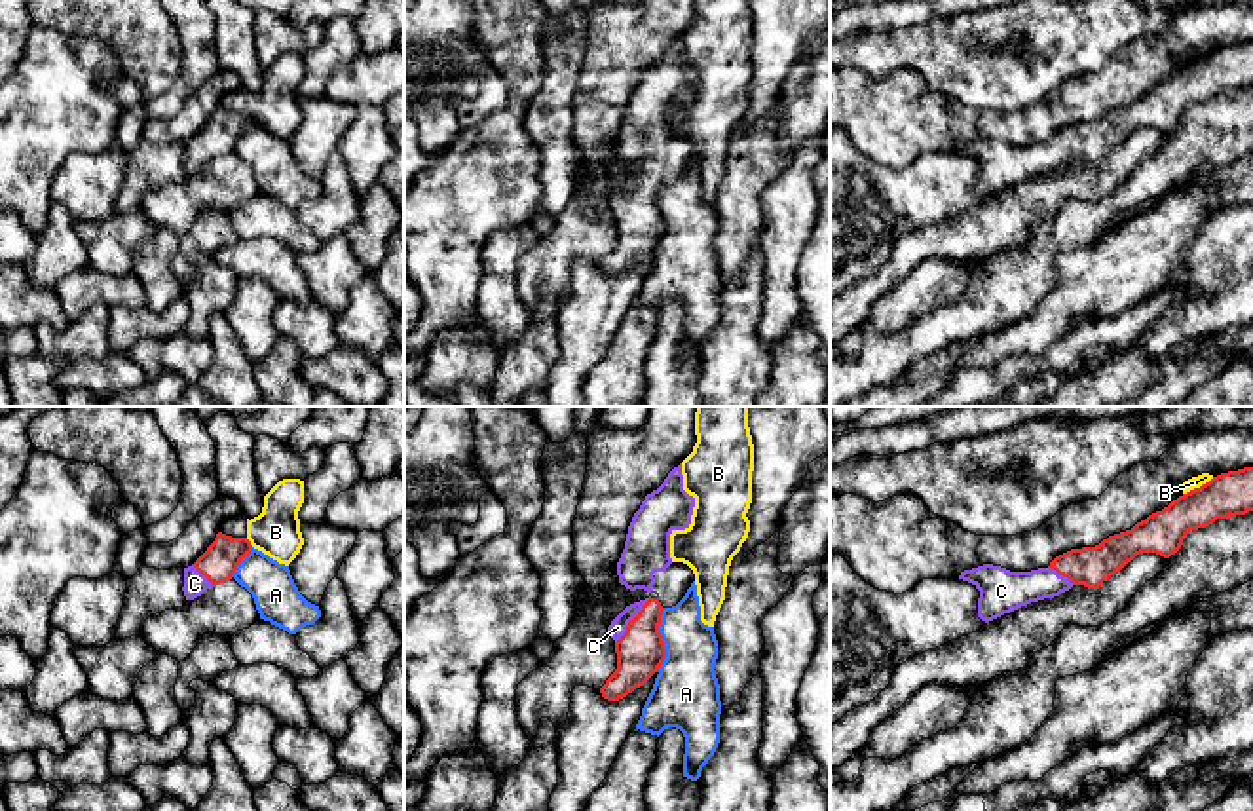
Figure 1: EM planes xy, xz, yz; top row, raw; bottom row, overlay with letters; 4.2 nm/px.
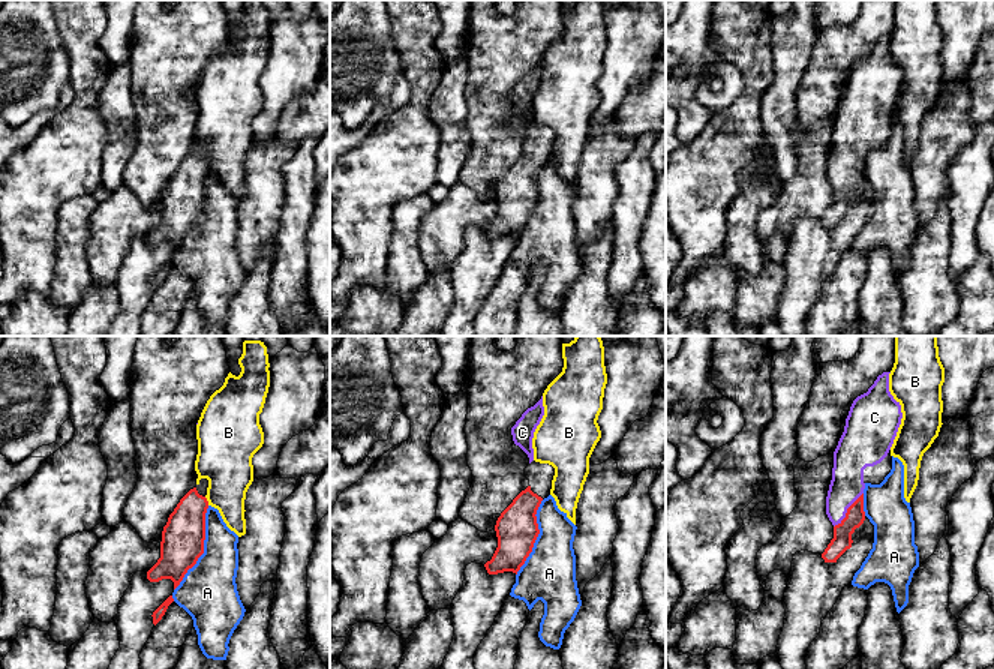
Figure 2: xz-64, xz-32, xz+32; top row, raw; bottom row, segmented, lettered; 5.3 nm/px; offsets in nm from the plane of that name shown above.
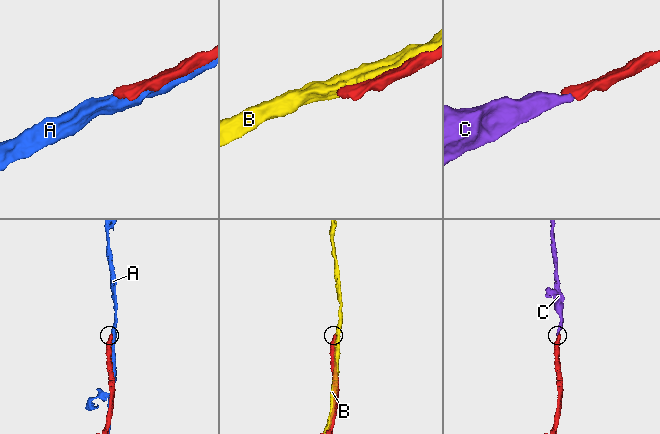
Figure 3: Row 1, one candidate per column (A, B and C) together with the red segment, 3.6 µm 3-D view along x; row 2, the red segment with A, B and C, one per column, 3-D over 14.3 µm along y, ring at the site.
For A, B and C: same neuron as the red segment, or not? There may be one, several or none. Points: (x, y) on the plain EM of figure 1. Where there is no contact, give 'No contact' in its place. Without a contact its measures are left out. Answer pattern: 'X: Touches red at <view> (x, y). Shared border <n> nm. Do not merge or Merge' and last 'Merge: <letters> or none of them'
A: Touches red at xz (661, 215). Shared border 280 nm. Do not merge
B: Touches red at yz (1200, 61). Shared border 150 nm. Do not merge
C: Touches red at xz (633, 194). Shared border 240 nm. Merge
Merge: C

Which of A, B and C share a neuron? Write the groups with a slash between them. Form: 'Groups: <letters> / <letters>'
Groups: A / B / C

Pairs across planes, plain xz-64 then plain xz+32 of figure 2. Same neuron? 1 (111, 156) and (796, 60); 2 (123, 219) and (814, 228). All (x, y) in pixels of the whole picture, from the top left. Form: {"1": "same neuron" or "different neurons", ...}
{"1": "same neuron", "2": "different neurons"}

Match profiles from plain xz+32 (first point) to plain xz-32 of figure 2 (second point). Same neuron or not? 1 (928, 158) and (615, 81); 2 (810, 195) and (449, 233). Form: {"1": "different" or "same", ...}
{"1": "different", "2": "same"}

